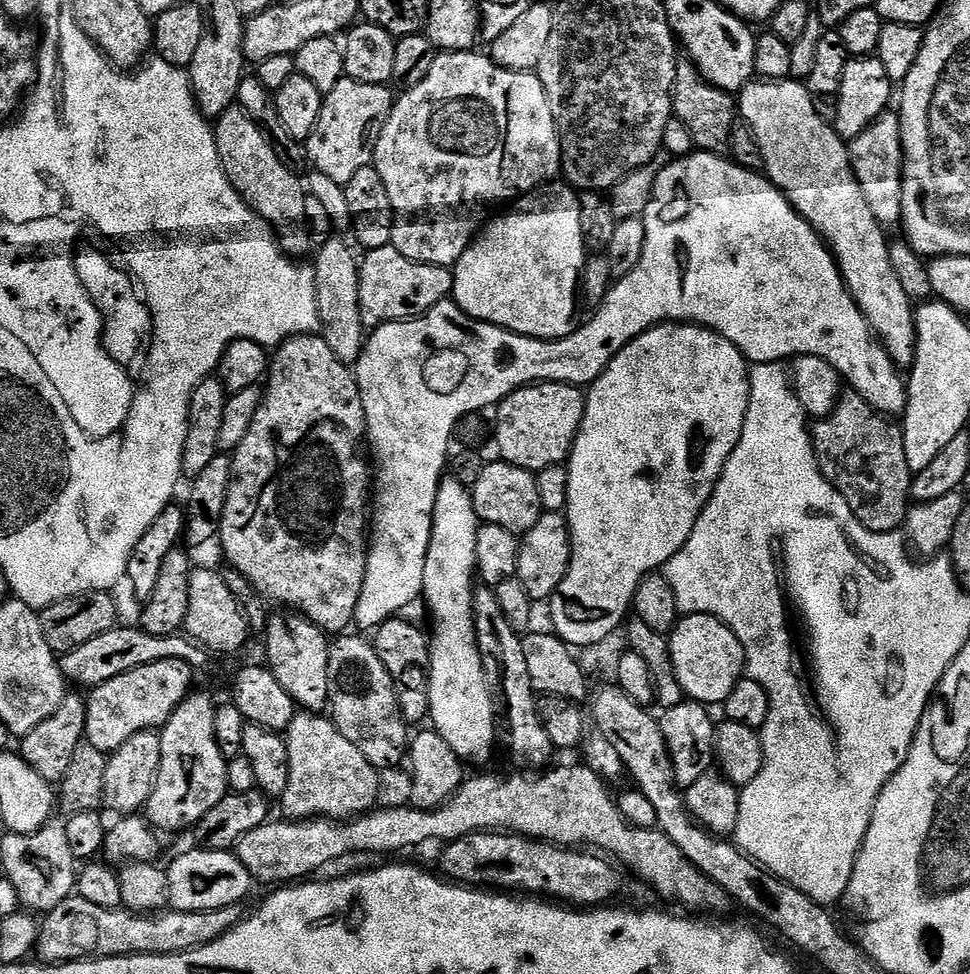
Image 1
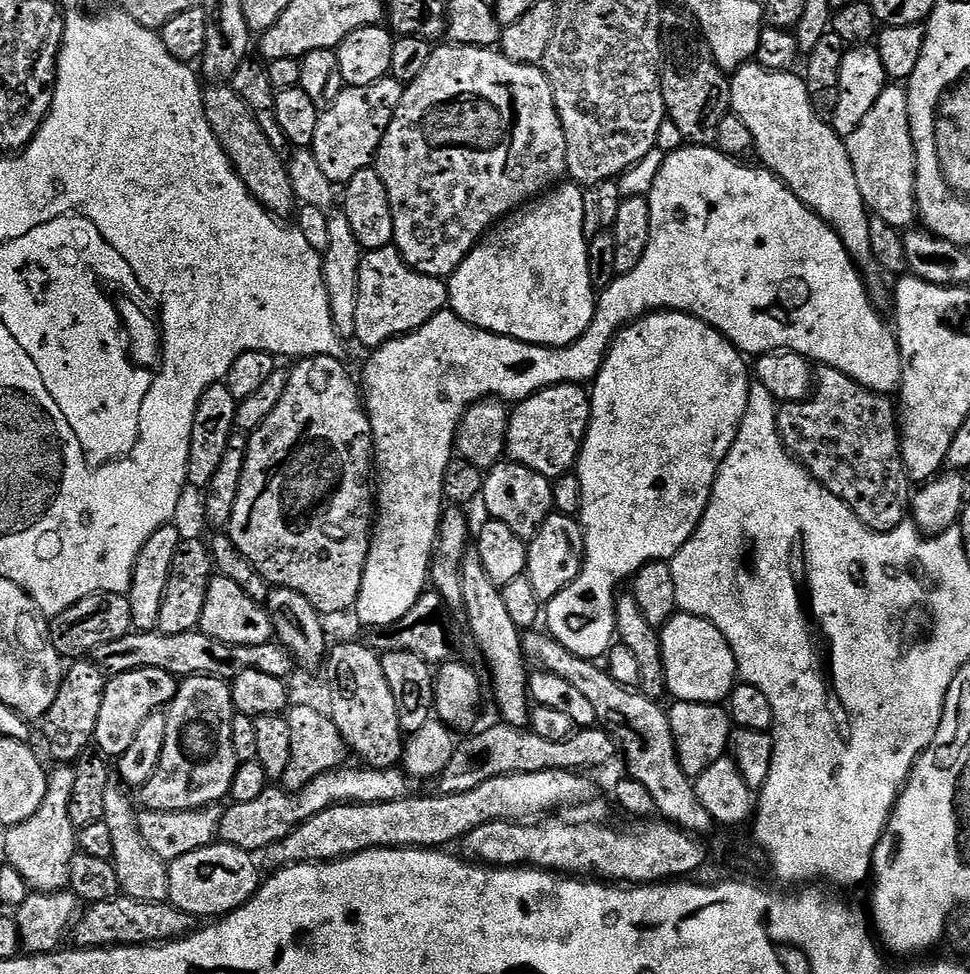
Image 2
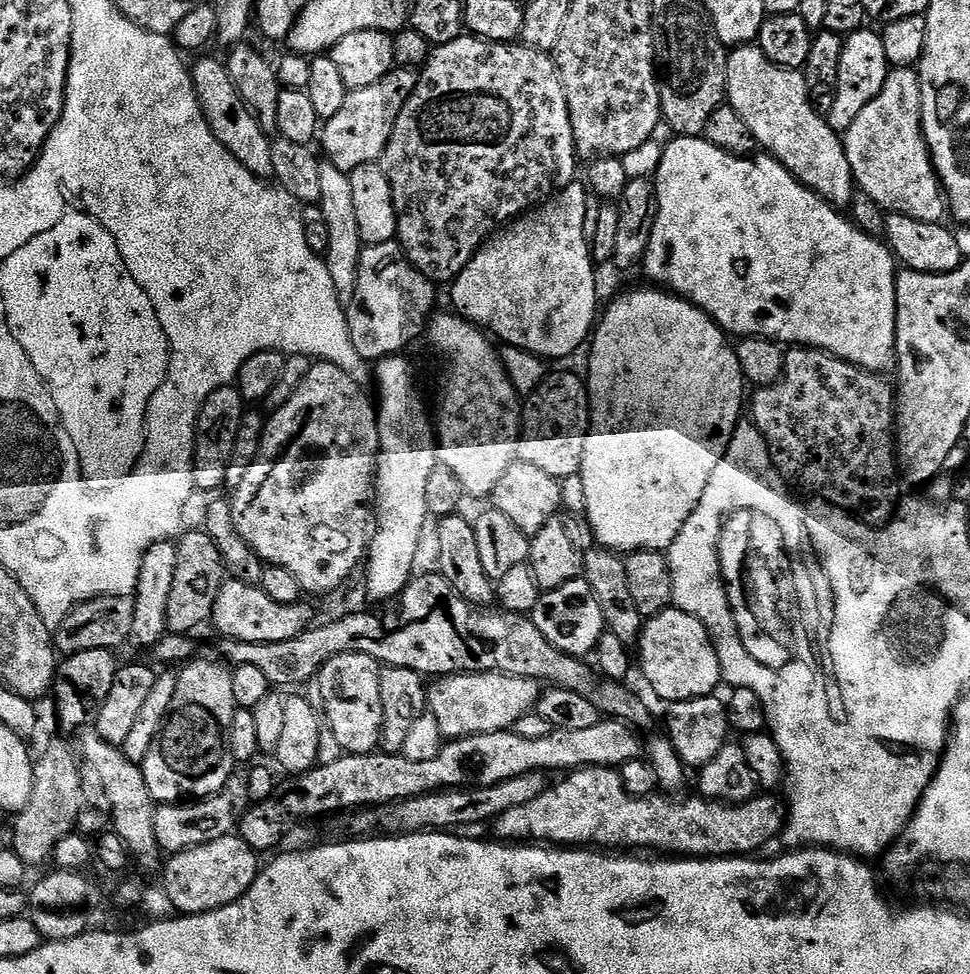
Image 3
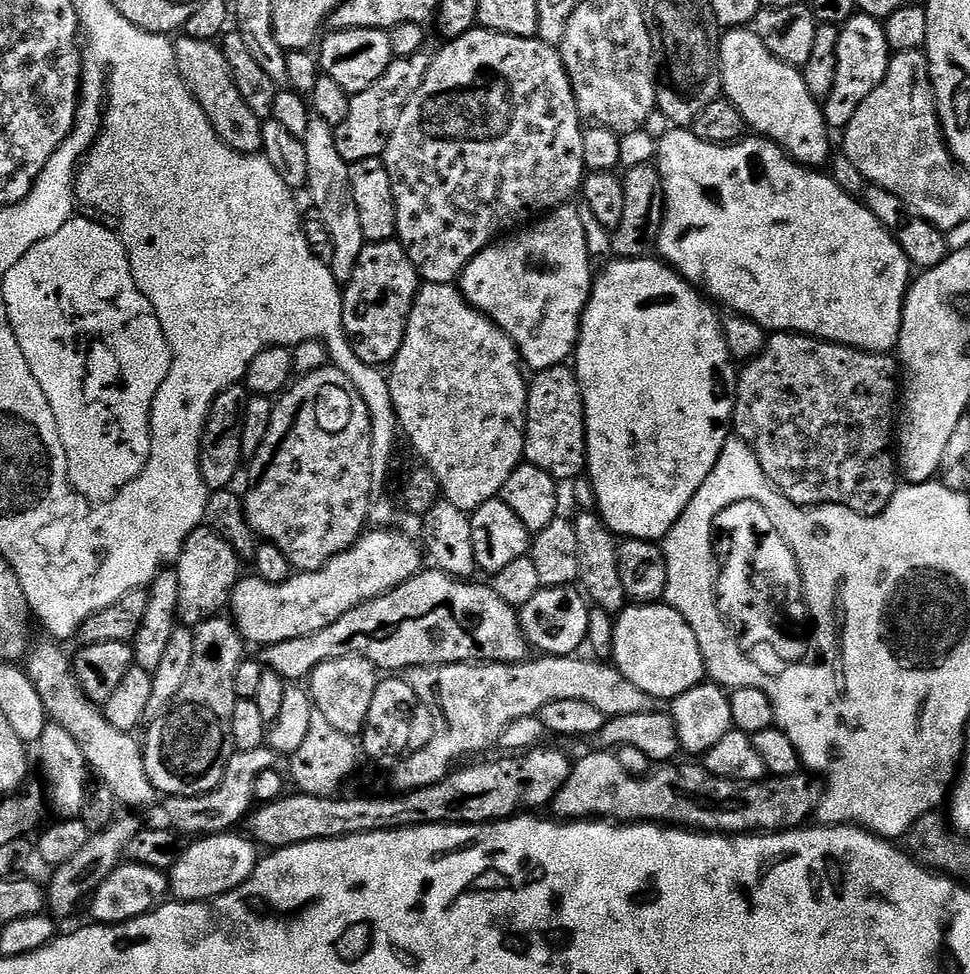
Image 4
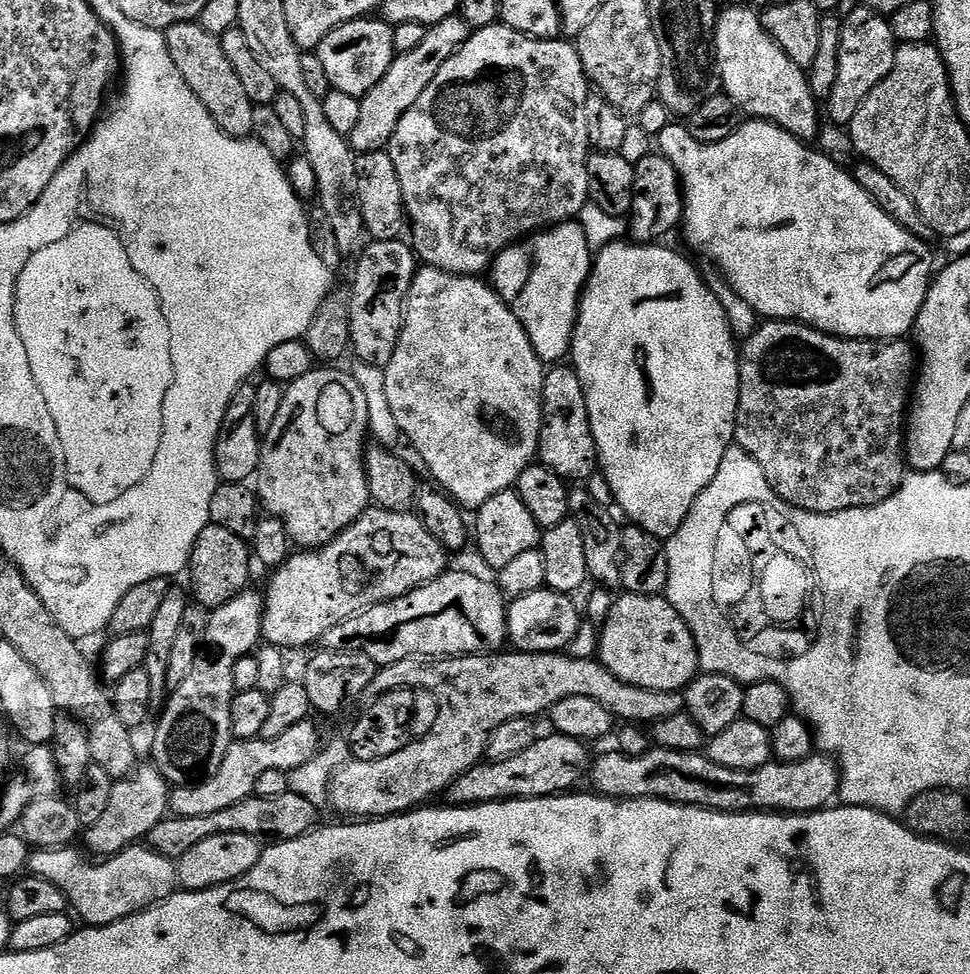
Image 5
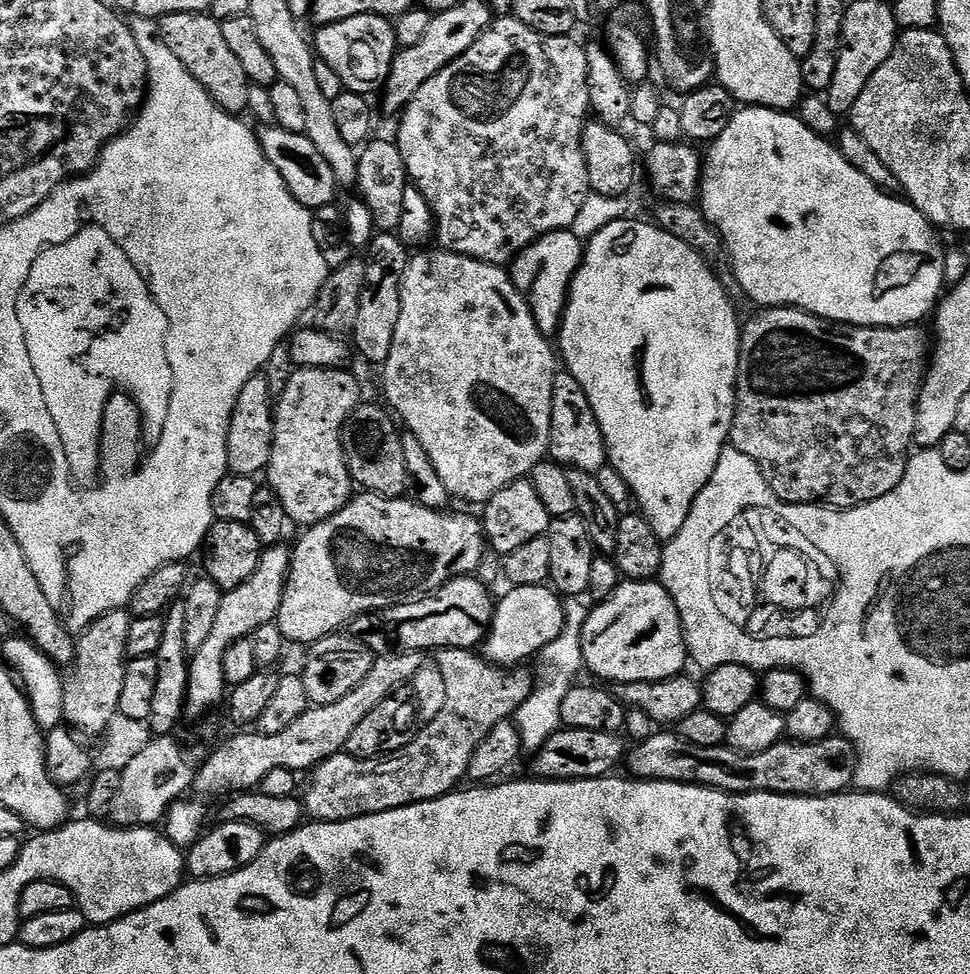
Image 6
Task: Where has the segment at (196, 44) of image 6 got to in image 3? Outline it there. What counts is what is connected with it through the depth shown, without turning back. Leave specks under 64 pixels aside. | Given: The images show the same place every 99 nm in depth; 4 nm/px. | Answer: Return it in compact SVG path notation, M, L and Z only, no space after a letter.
M203 56L199 57L201 60L196 65L194 63L191 65L190 71L200 109L214 138L218 138L218 142L222 142L222 146L226 146L226 150L230 150L230 154L234 154L234 158L238 158L238 162L246 166L246 170L261 178L271 177L272 140L269 133L264 132L262 126L258 126L246 102L242 102L242 94L234 90L234 82L230 82L227 63L223 59L215 60L212 56Z

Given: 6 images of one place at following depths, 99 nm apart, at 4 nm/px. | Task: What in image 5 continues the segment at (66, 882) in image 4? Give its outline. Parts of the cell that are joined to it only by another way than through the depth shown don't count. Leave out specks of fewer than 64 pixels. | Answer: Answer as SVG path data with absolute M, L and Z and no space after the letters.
M148 763L139 765L129 776L114 782L108 805L96 824L85 829L85 849L96 858L116 856L124 849L145 839L147 834L169 813L170 785L163 775Z

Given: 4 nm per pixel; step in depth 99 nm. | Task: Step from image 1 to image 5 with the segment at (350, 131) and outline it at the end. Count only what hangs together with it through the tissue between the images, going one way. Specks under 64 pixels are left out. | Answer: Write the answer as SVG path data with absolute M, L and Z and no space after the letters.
M459 14L446 18L442 22L431 25L428 28L426 38L414 50L401 52L392 61L390 70L374 86L374 90L367 92L360 100L358 110L358 122L354 125L350 137L353 152L382 152L388 147L388 143L394 138L394 130L398 130L398 122L410 110L410 106L434 82L434 74L444 63L452 57L461 46L468 41L470 29L468 23Z

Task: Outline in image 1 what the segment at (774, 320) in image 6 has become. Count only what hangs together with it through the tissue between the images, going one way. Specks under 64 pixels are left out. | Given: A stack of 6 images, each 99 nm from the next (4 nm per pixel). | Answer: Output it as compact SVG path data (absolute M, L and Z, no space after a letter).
M851 390L845 391L836 401L835 410L830 415L823 417L820 424L811 429L812 449L816 452L816 461L821 474L846 498L846 506L858 518L858 522L871 532L895 532L903 525L908 517L910 497L912 495L913 472L906 462L906 446L904 433L896 428L891 419L885 418L873 410L858 393Z

